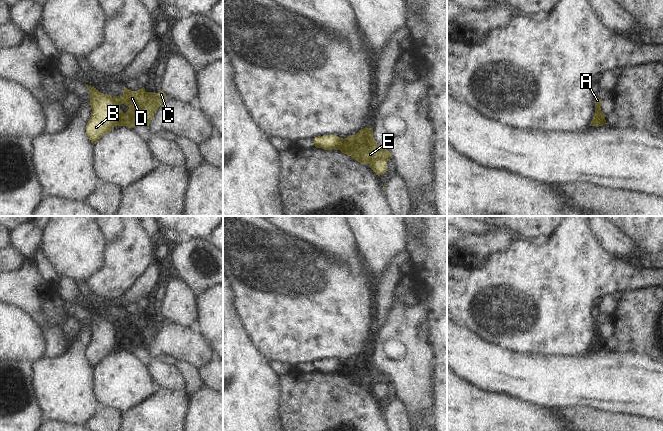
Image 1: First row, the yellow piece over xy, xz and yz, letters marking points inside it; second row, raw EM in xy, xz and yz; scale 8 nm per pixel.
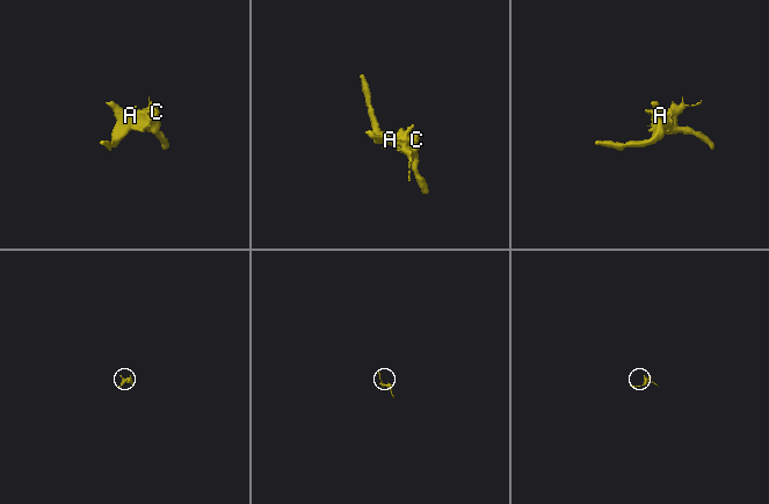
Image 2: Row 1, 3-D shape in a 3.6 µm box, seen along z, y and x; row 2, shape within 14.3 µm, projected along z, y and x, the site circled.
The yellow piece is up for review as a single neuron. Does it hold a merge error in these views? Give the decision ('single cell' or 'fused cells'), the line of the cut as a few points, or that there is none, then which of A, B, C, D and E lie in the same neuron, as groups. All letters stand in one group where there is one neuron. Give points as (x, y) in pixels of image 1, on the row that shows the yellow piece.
fused cells; cut in xy along (112, 98), (115, 104), (115, 122), (113, 127); A C D E / B

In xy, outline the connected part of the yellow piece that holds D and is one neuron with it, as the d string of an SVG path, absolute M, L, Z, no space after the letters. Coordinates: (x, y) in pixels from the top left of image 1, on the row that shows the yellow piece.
M124 86L123 95L113 97L116 109L113 127L133 128L136 124L149 126L154 114L166 98L163 90L156 94L155 92L146 92L144 87L132 91Z

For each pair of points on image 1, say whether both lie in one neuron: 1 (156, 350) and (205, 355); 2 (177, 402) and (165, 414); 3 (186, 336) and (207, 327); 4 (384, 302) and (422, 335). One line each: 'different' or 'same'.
1: same
2: same
3: different
4: different

